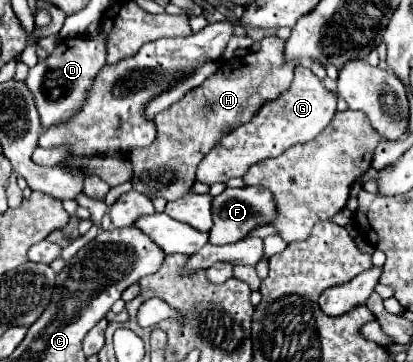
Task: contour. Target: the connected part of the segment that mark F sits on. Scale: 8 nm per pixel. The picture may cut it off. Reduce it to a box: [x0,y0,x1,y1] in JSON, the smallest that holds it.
[209,186,275,244]

